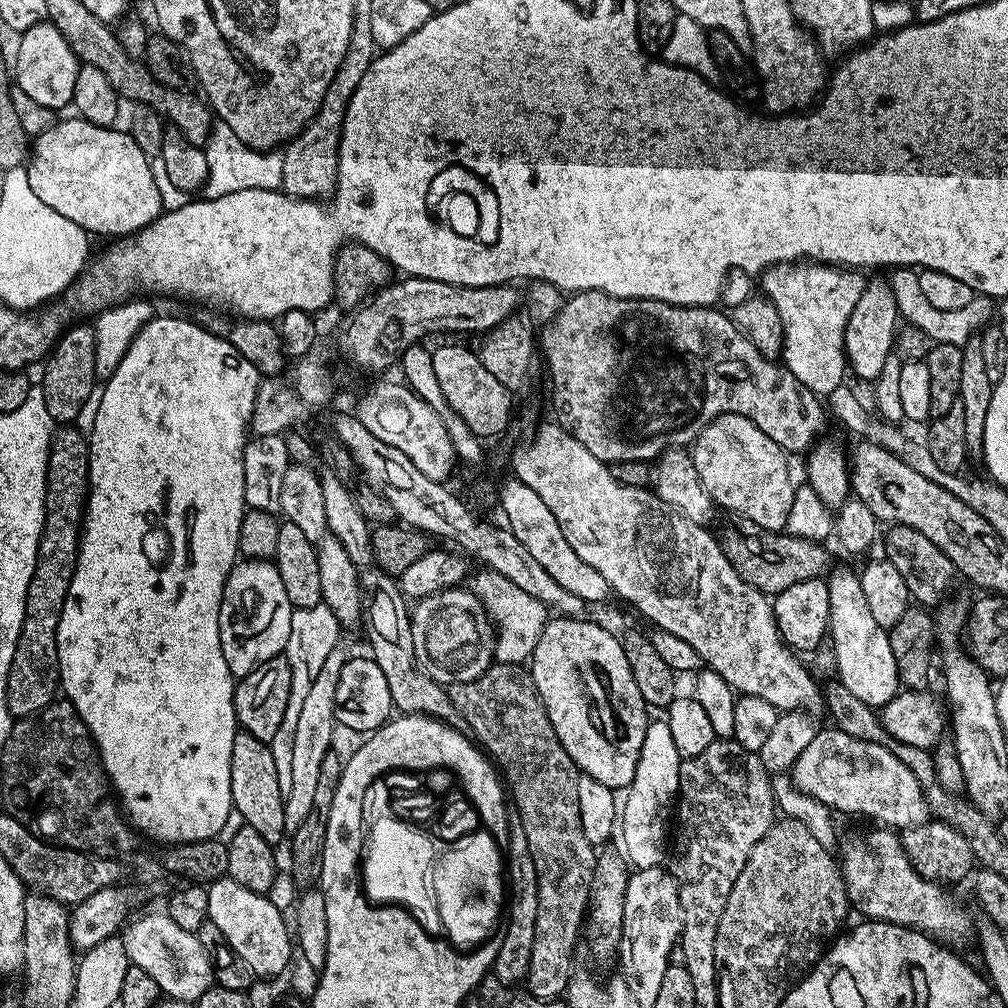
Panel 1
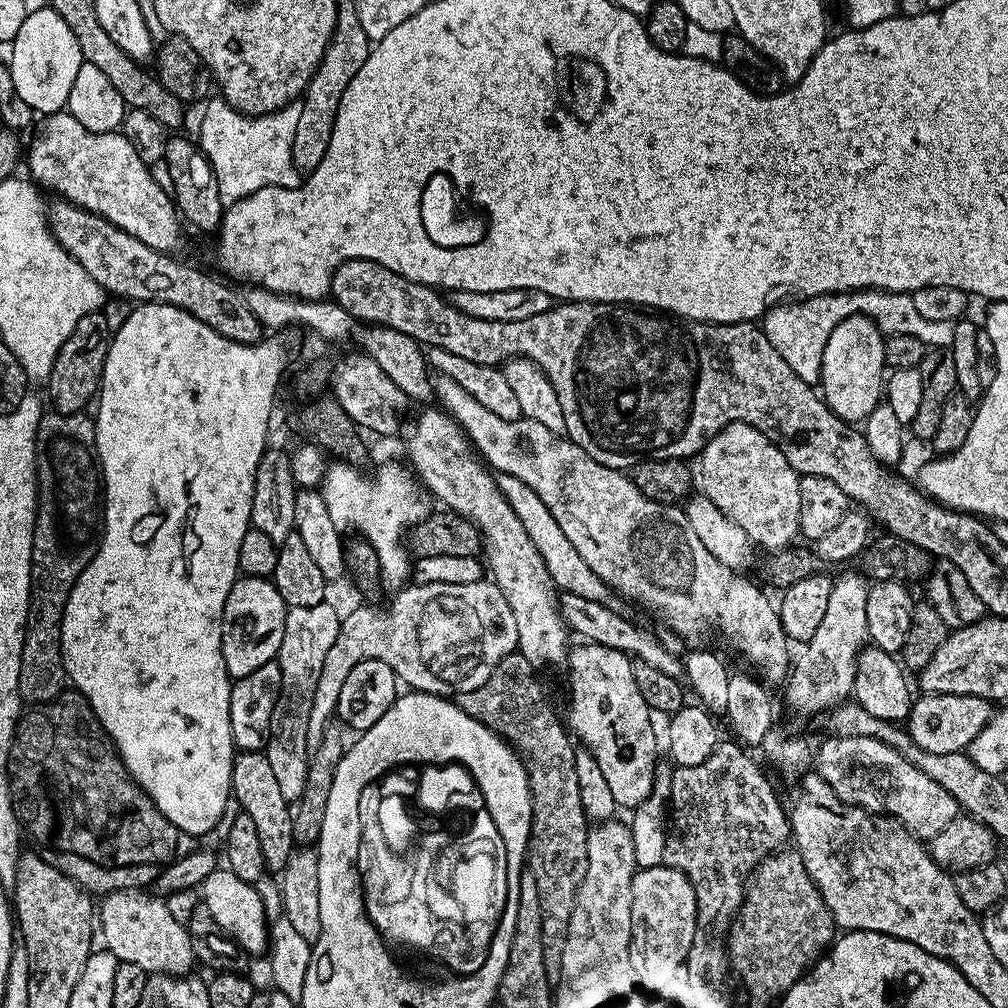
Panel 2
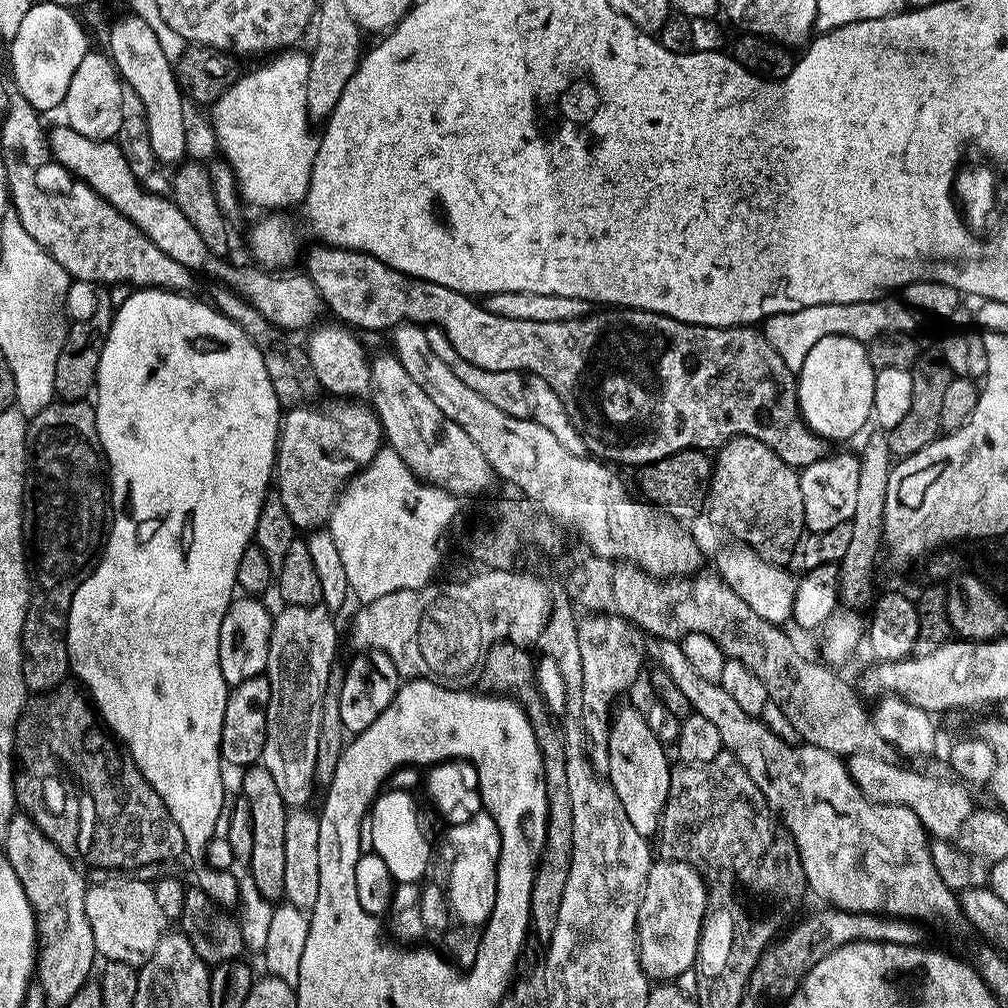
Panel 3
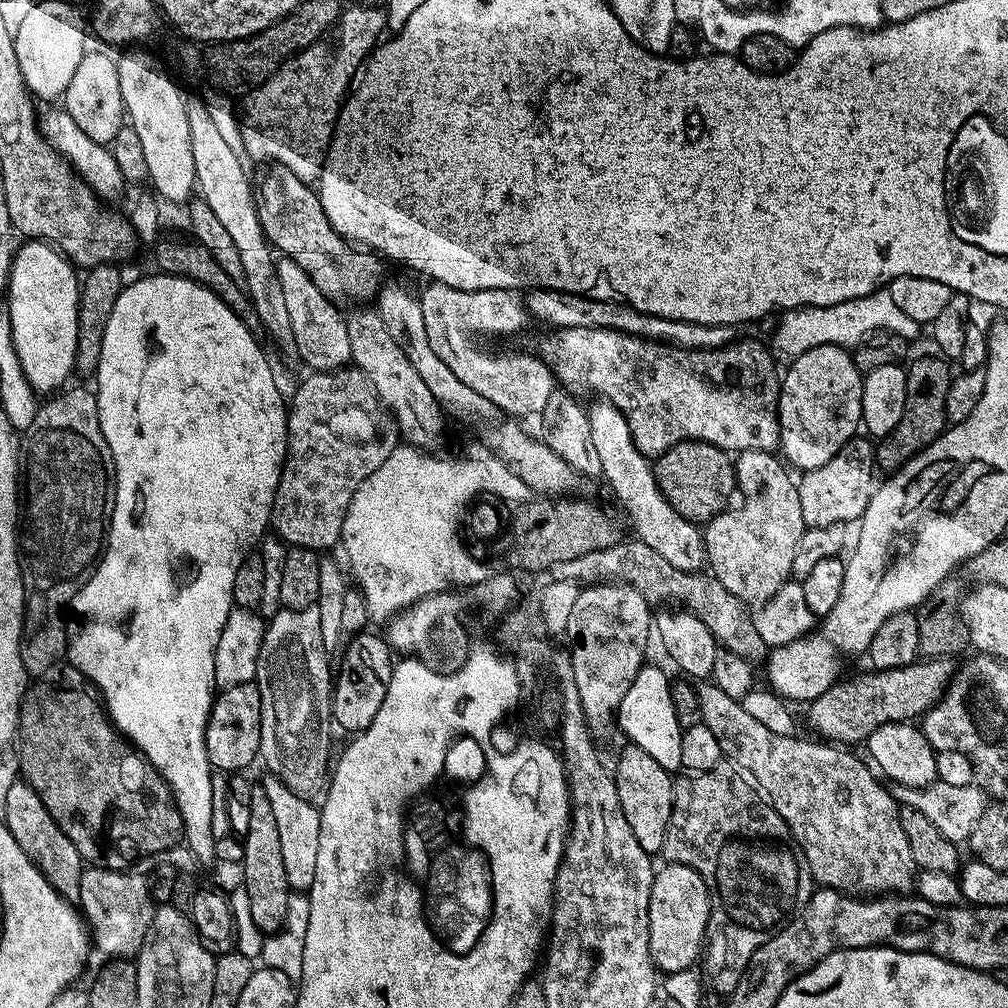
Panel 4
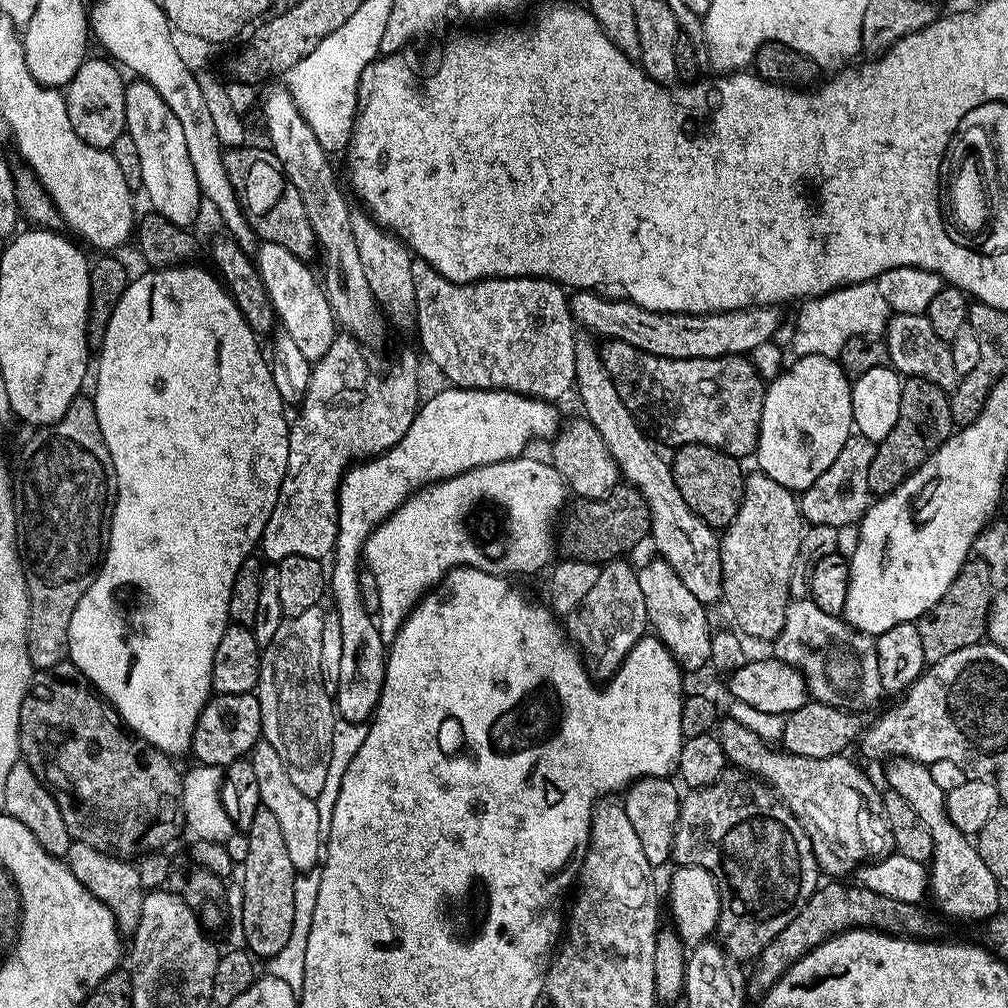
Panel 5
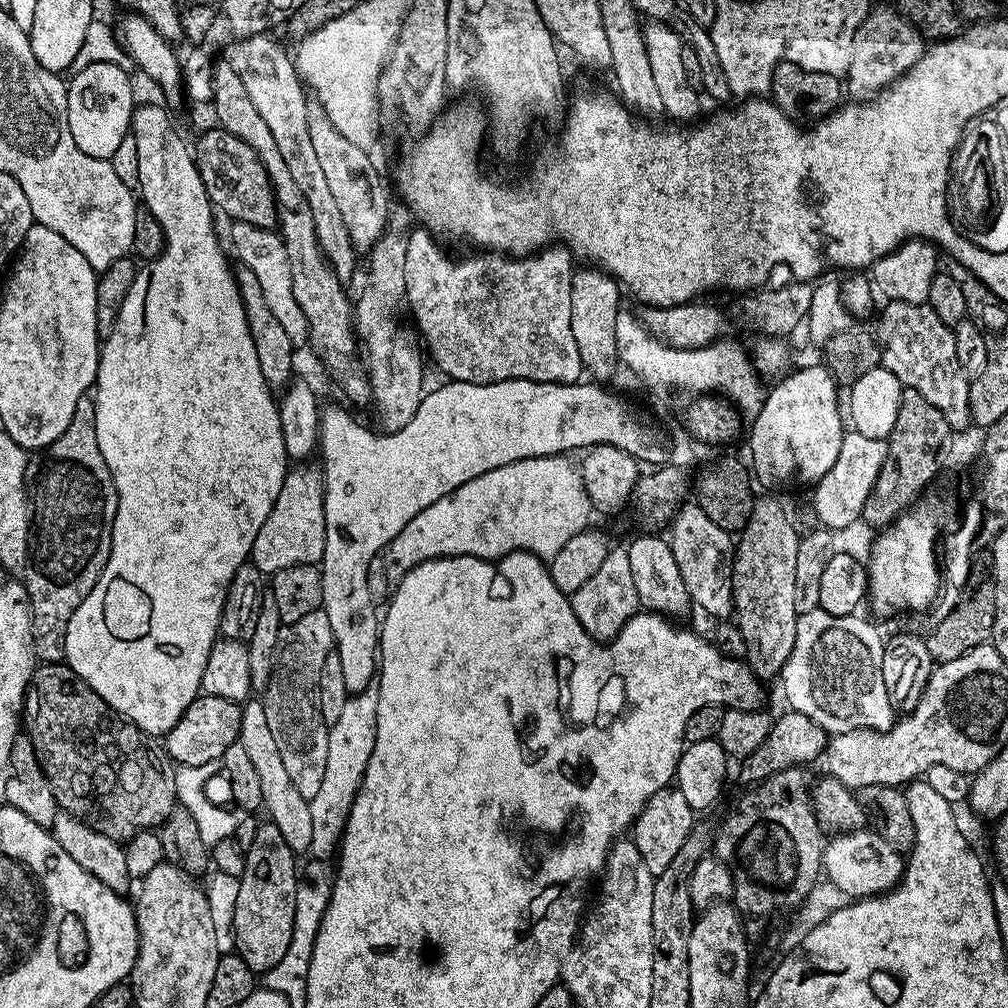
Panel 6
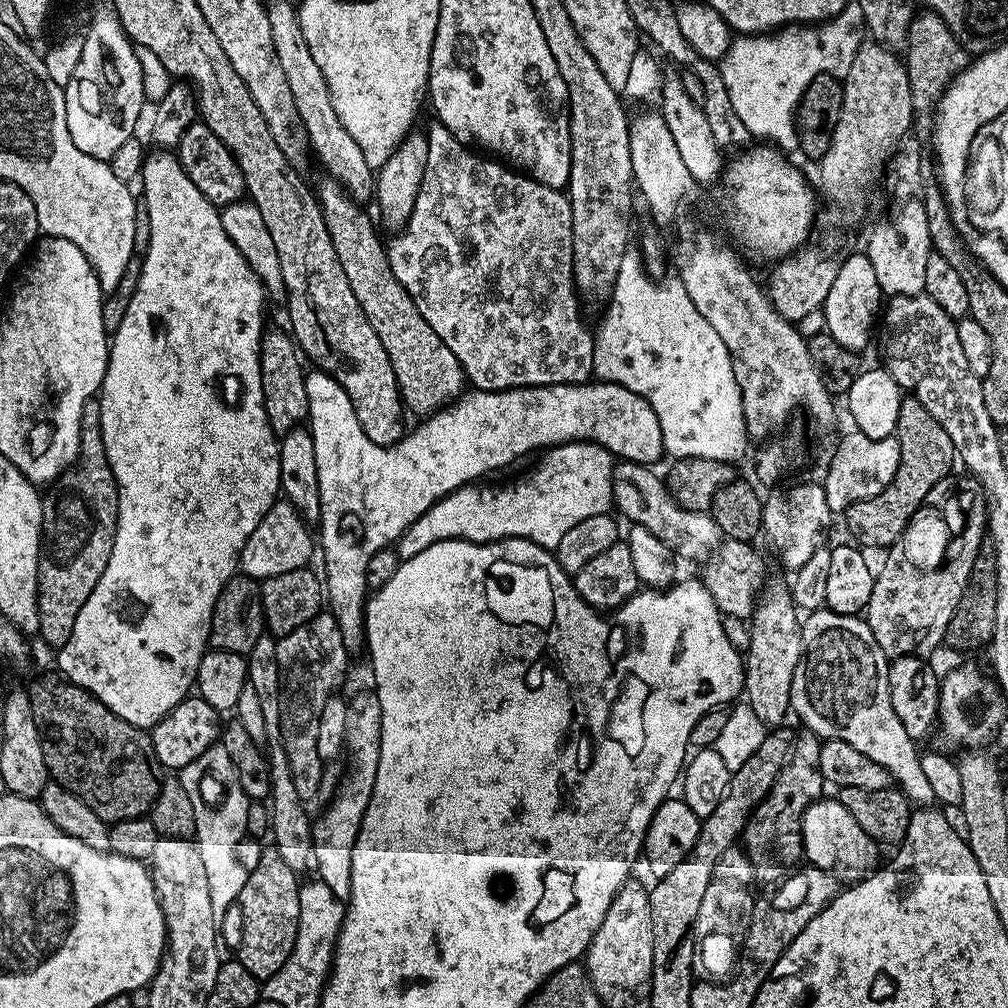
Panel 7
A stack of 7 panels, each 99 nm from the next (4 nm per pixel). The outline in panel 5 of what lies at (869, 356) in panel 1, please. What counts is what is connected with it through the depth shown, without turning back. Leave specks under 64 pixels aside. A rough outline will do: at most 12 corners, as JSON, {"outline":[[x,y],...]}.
{"outline":[[839,359],[764,389],[755,467],[803,494],[854,434]]}

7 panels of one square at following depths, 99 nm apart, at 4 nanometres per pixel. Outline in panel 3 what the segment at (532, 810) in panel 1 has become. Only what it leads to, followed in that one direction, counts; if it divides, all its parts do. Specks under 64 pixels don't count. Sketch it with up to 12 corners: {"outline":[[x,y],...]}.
{"outline":[[494,644],[483,683],[517,701],[544,763],[548,833],[528,905],[551,940],[572,857],[561,729],[532,683],[527,647]]}

